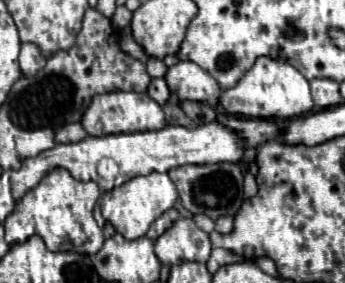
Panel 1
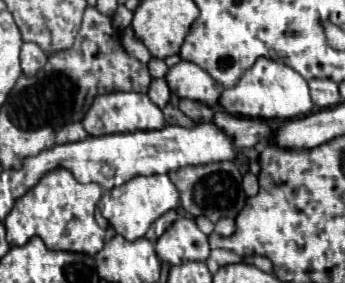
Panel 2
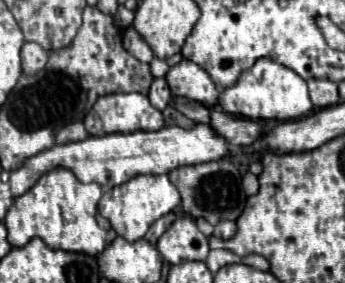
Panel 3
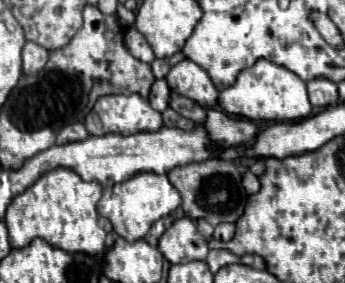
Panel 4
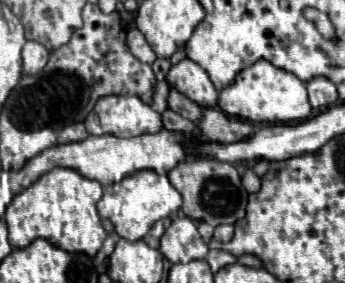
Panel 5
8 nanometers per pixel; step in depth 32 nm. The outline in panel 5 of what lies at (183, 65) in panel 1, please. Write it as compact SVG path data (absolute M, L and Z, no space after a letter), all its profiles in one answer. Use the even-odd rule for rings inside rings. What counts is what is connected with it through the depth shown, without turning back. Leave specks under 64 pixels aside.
M188 58L170 68L170 72L166 74L166 82L202 108L214 108L218 102L218 92L210 82L206 70L202 70L196 62Z

